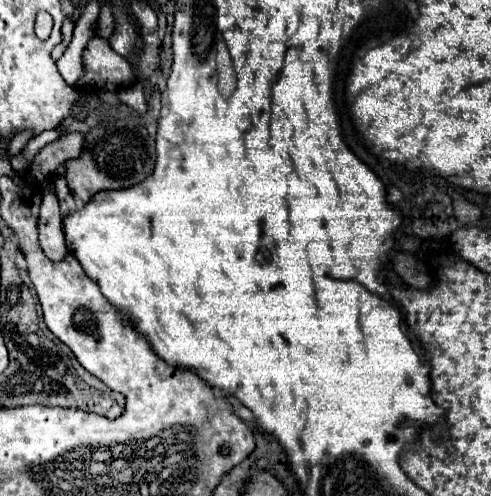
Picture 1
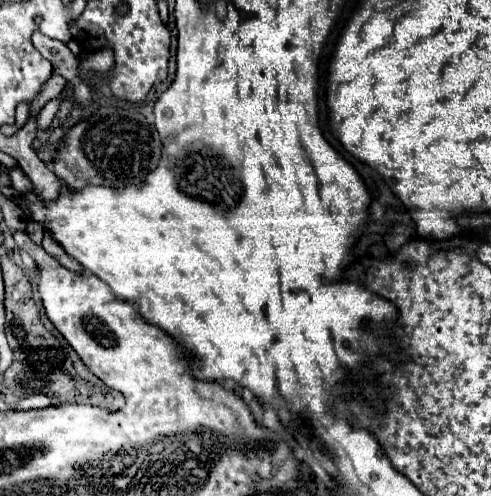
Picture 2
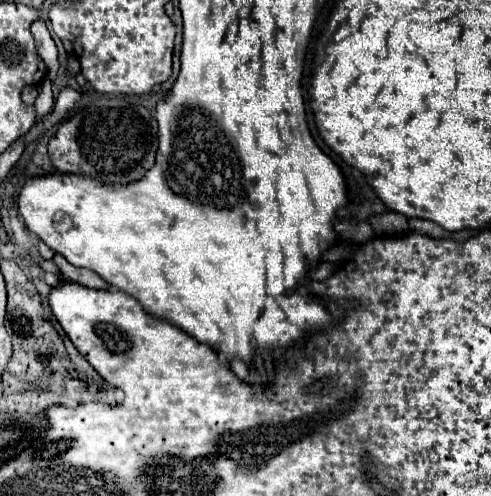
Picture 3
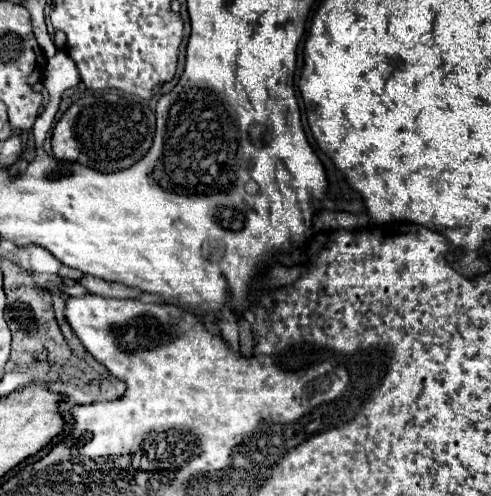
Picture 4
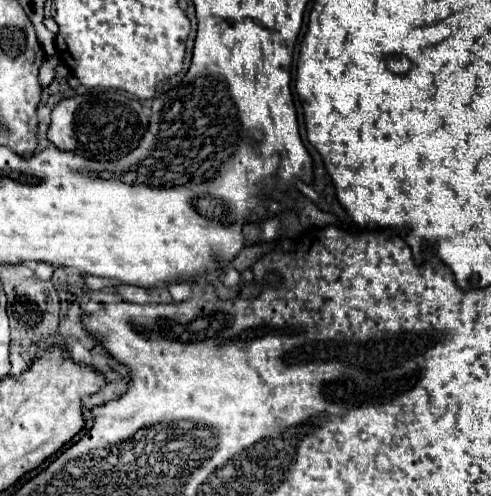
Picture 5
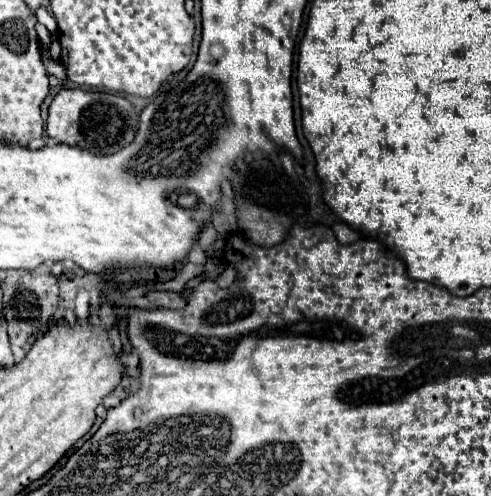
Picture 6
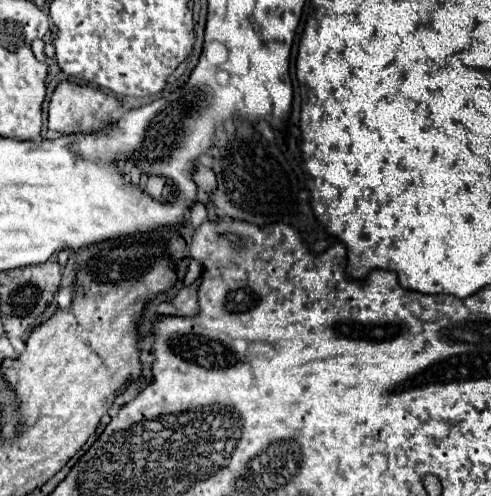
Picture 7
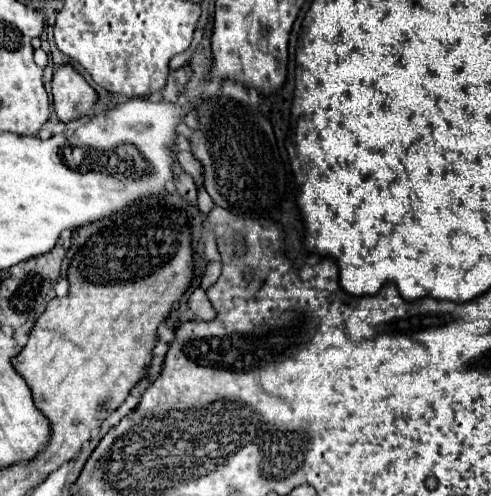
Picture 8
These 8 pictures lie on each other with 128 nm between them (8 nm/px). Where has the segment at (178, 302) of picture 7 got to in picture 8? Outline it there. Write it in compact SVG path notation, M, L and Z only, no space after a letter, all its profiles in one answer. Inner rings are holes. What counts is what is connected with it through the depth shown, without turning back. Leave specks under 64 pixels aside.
M198 288L192 296L190 296L190 310L194 312L194 316L198 320L214 320L216 318L216 310L212 308L206 292L202 288Z

